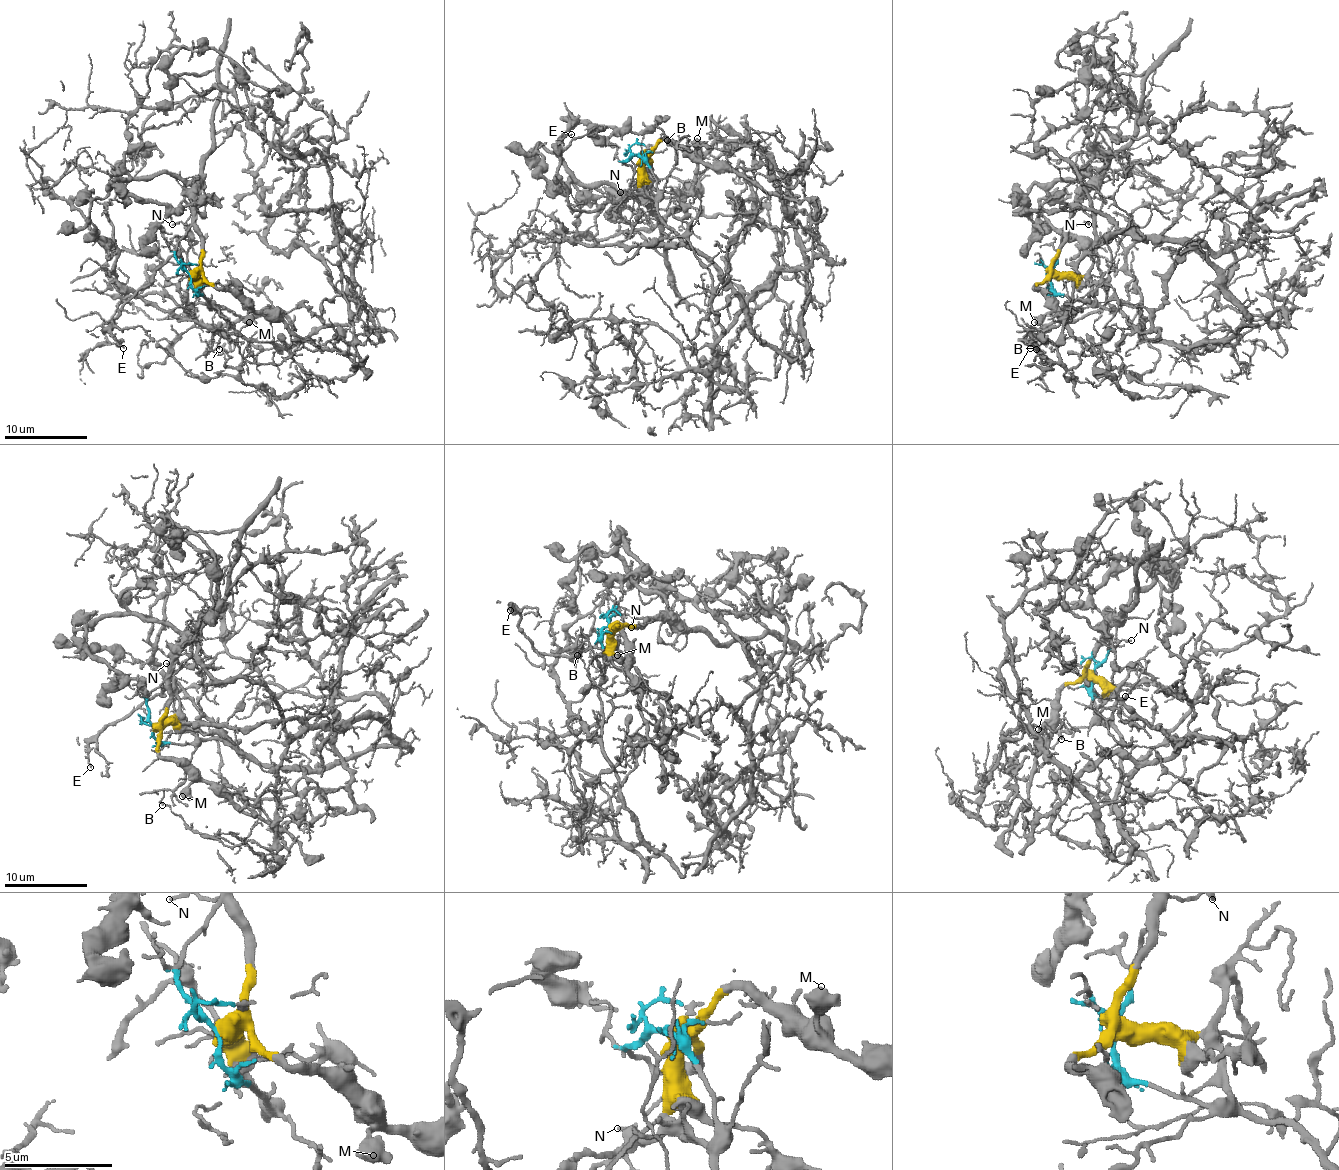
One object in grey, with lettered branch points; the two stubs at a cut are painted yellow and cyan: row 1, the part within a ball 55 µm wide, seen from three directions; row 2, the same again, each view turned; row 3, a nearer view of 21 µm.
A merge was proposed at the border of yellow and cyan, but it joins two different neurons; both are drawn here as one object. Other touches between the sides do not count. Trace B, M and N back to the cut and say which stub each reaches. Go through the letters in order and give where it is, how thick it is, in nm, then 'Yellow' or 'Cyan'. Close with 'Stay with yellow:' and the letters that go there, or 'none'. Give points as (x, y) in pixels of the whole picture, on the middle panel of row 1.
B: Place: (667, 140). Thickness 140 nm. Cyan
M: Place: (697, 138). Thickness 750 nm. Yellow
N: Place: (620, 192). Thickness 160 nm. Yellow
Stay with yellow: M, N

